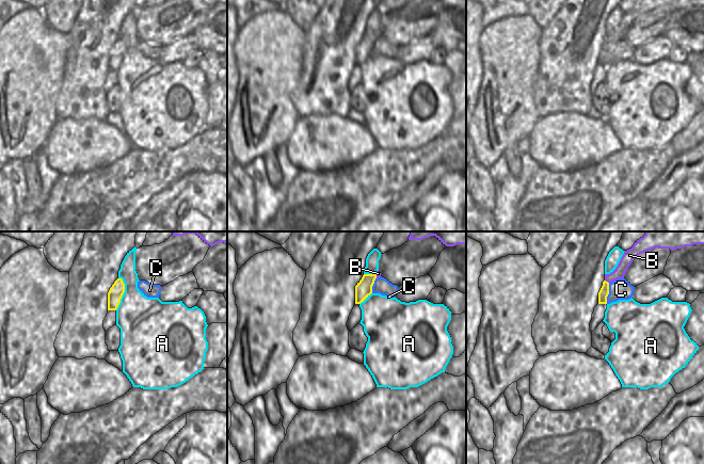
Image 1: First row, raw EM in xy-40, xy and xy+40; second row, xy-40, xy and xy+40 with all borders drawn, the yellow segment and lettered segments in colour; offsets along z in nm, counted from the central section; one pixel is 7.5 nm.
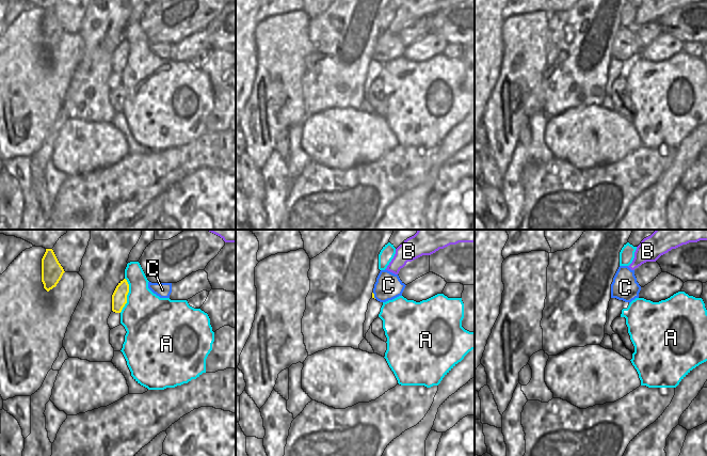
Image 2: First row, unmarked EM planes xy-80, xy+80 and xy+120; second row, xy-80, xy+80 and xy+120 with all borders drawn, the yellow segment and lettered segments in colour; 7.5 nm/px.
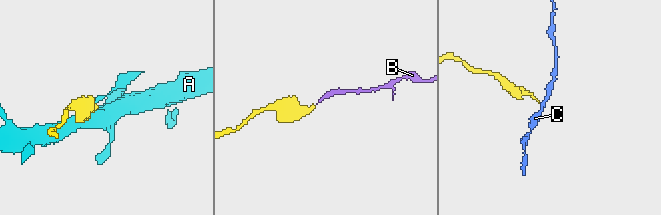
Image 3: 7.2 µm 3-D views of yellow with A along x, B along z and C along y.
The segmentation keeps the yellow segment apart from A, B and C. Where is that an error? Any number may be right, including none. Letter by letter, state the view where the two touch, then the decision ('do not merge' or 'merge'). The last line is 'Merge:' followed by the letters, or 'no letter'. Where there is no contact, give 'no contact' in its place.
A: contact in xy-40; do not merge
B: contact in xy+40; merge
C: contact in xy+40; do not merge
Merge: B

